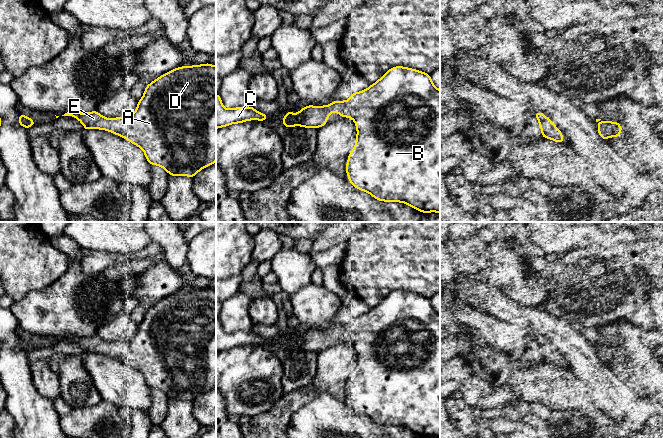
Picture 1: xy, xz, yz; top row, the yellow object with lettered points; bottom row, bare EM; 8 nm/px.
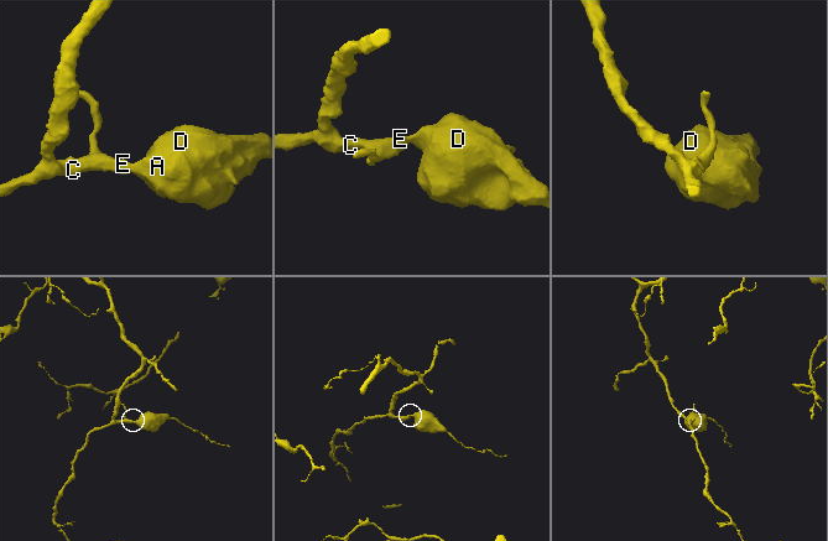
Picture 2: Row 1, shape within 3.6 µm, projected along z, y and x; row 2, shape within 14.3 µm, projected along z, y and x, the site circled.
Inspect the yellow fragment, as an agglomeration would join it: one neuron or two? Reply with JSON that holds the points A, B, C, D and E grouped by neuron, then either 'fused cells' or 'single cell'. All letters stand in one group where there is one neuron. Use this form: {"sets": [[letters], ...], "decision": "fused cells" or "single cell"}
{"sets": [["A", "B", "C", "D", "E"]], "decision": "single cell"}

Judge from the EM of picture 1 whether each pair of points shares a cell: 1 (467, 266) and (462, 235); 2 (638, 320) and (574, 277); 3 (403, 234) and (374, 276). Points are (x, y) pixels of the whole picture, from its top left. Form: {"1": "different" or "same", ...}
{"1": "same", "2": "same", "3": "same"}

